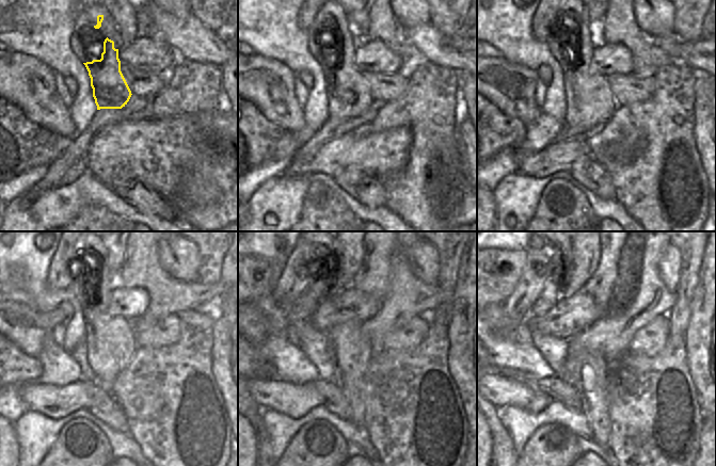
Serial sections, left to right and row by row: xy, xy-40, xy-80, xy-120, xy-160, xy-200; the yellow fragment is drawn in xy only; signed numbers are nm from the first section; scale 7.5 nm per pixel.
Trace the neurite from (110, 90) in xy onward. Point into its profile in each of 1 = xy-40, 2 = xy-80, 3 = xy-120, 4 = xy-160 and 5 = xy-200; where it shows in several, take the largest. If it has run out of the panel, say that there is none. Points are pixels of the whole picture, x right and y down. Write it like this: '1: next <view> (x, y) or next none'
1: next xy-40 (349, 95)
2: next xy-80 (590, 105)
3: next xy-120 (111, 343)
4: next xy-160 (352, 350)
5: next xy-200 (588, 372)

